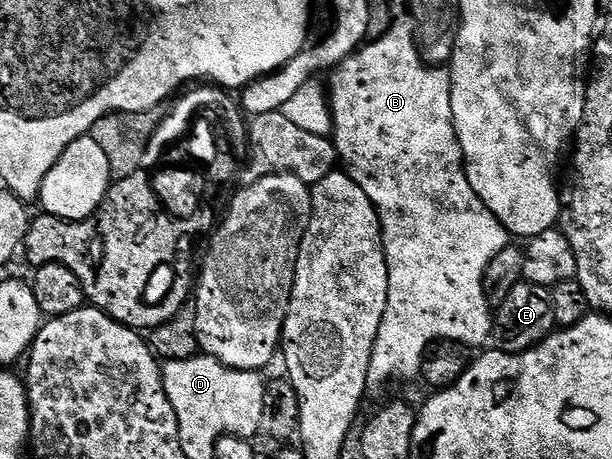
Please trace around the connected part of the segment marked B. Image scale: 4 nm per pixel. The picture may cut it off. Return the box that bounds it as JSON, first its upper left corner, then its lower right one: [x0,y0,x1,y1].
[329,18,509,394]

